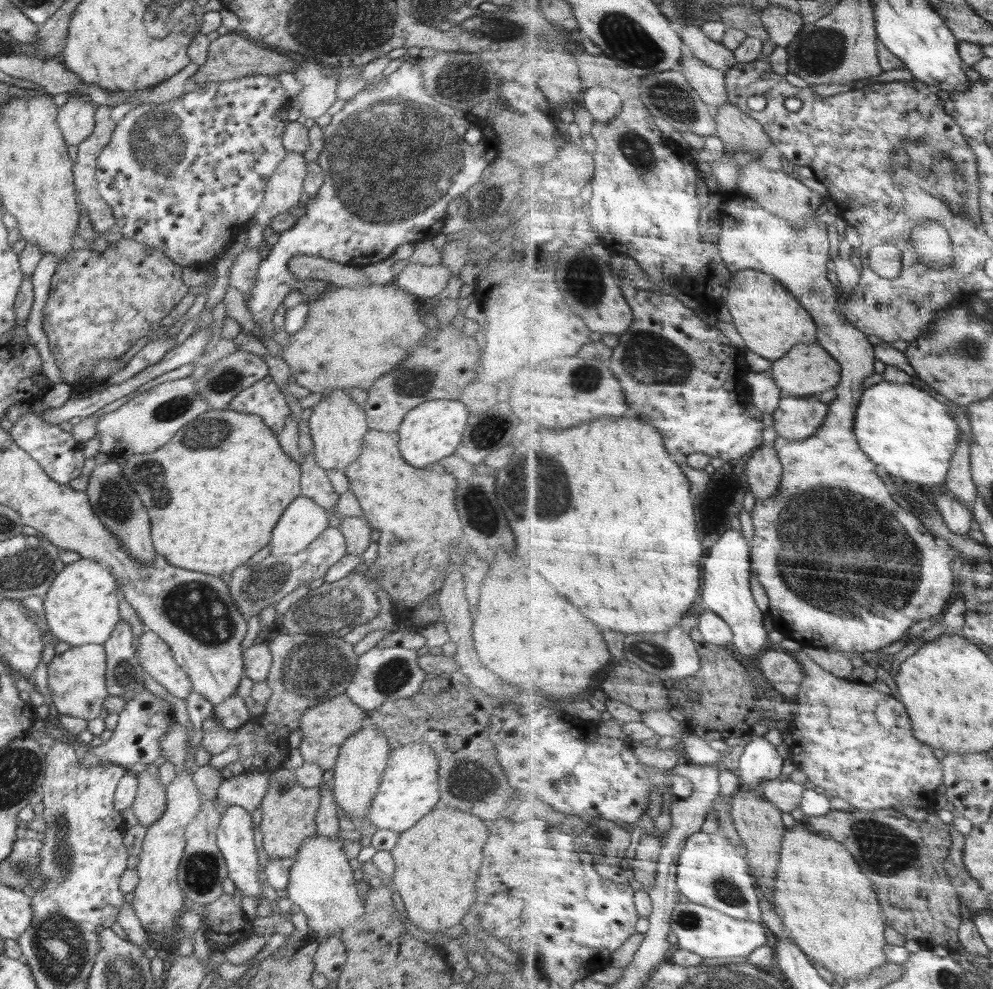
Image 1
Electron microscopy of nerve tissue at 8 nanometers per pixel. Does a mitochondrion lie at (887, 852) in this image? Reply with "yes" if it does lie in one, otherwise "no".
yes

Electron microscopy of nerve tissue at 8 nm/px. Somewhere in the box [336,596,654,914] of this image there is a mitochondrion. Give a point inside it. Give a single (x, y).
(470, 776)

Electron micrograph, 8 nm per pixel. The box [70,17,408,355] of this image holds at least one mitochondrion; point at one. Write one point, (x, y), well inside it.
(157, 144)

